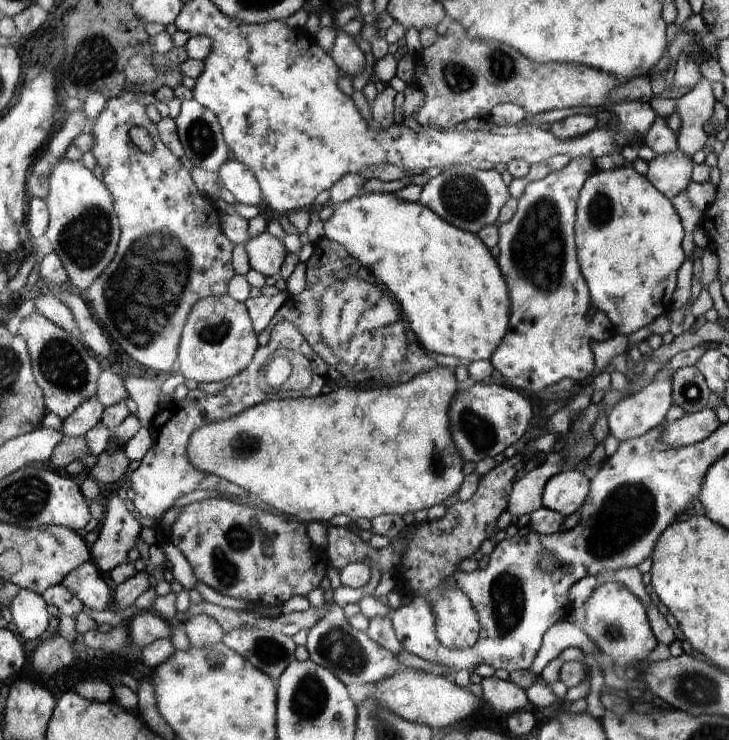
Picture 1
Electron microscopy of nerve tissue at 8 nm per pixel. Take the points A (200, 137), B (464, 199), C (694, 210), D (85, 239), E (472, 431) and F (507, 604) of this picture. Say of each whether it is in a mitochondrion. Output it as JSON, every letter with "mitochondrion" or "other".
{"A":"mitochondrion","B":"mitochondrion","C":"other","D":"mitochondrion","E":"mitochondrion","F":"mitochondrion"}

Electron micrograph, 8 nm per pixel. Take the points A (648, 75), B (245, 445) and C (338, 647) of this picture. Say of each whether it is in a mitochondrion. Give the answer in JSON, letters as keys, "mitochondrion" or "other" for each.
{"A":"other","B":"mitochondrion","C":"mitochondrion"}

